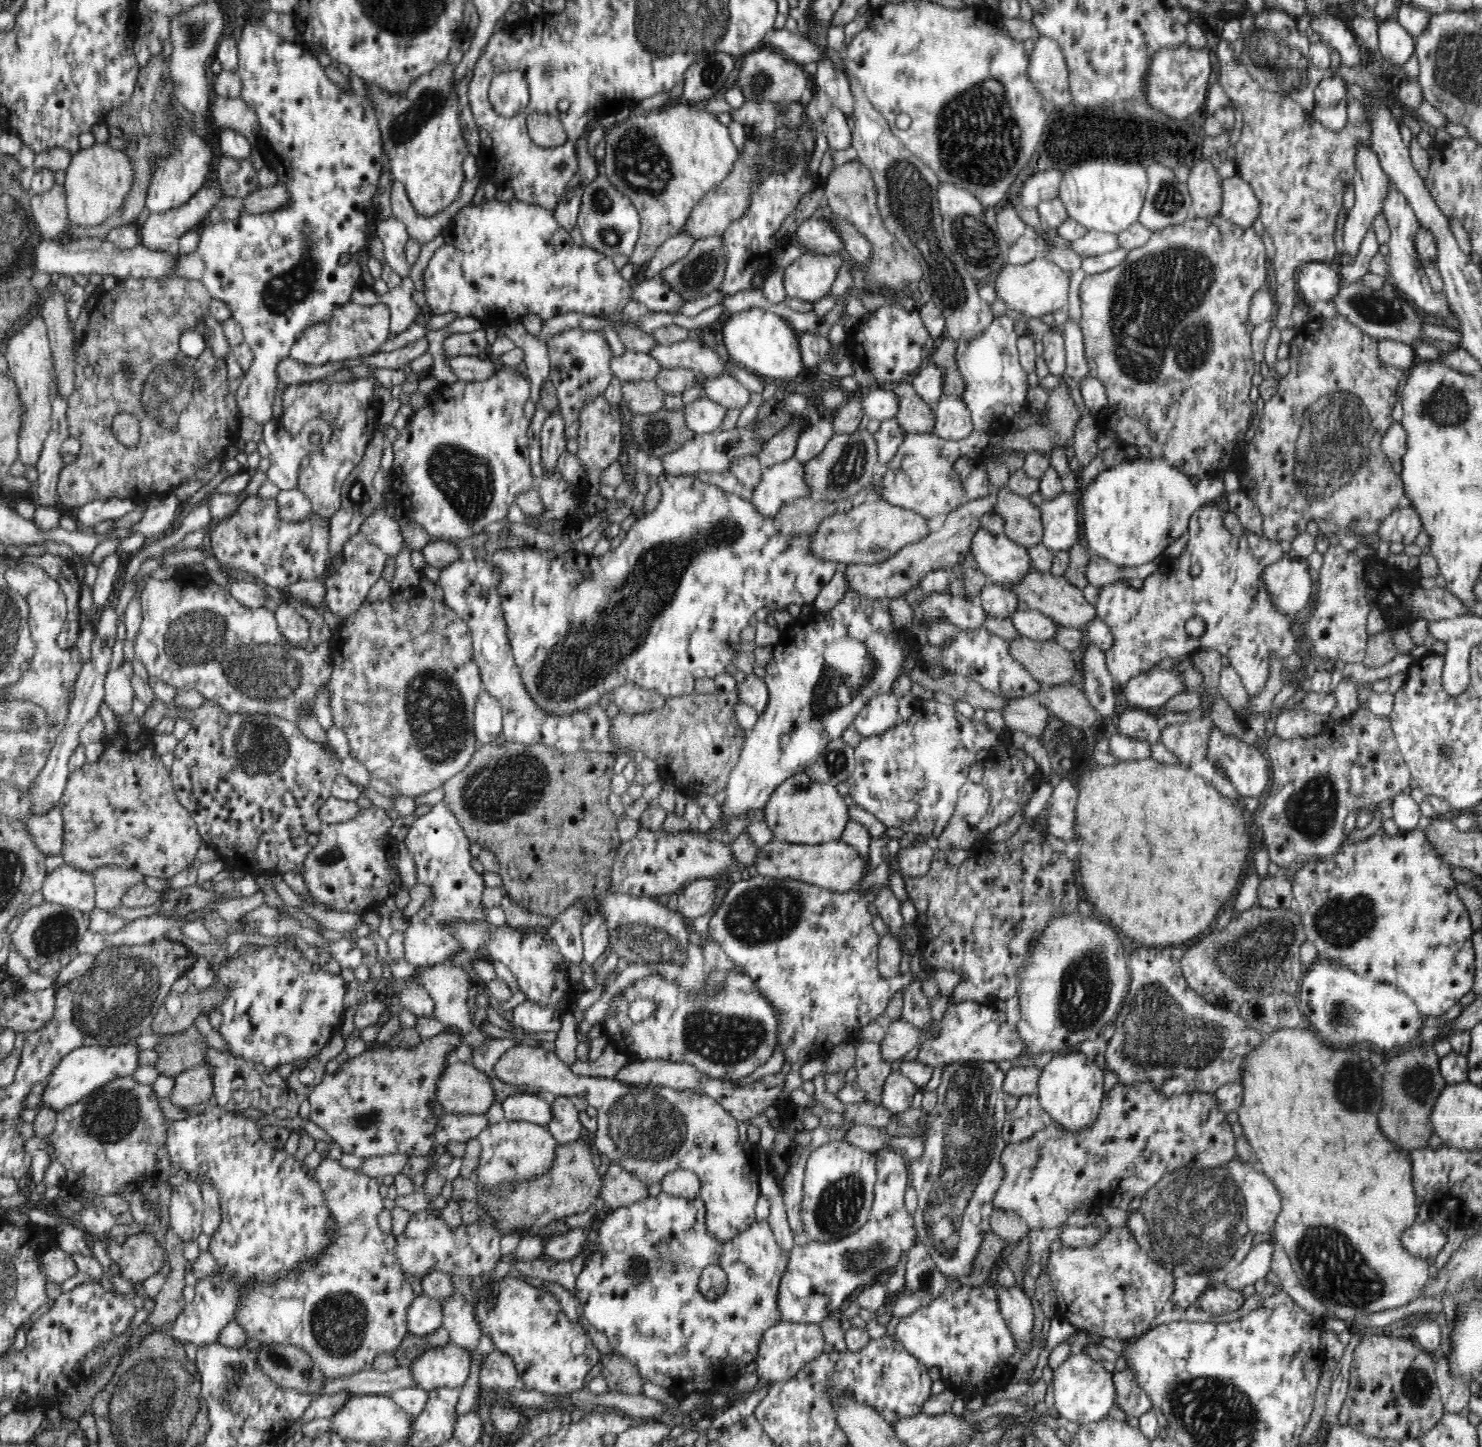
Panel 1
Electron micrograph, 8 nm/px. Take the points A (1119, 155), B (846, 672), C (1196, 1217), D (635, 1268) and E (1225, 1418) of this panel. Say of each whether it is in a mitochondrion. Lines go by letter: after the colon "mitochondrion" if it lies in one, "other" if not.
A: other
B: mitochondrion
C: mitochondrion
D: mitochondrion
E: mitochondrion

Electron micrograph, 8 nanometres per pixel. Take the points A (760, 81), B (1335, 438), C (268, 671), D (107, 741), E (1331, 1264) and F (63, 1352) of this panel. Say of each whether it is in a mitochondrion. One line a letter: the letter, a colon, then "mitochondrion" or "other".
A: mitochondrion
B: mitochondrion
C: mitochondrion
D: other
E: mitochondrion
F: other

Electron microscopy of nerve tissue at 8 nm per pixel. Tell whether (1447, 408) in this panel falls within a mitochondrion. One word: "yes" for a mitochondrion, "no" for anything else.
yes

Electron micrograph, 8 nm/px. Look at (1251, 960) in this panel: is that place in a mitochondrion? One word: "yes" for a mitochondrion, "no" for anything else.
yes

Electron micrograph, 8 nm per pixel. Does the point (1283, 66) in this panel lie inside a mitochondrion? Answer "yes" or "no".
yes

